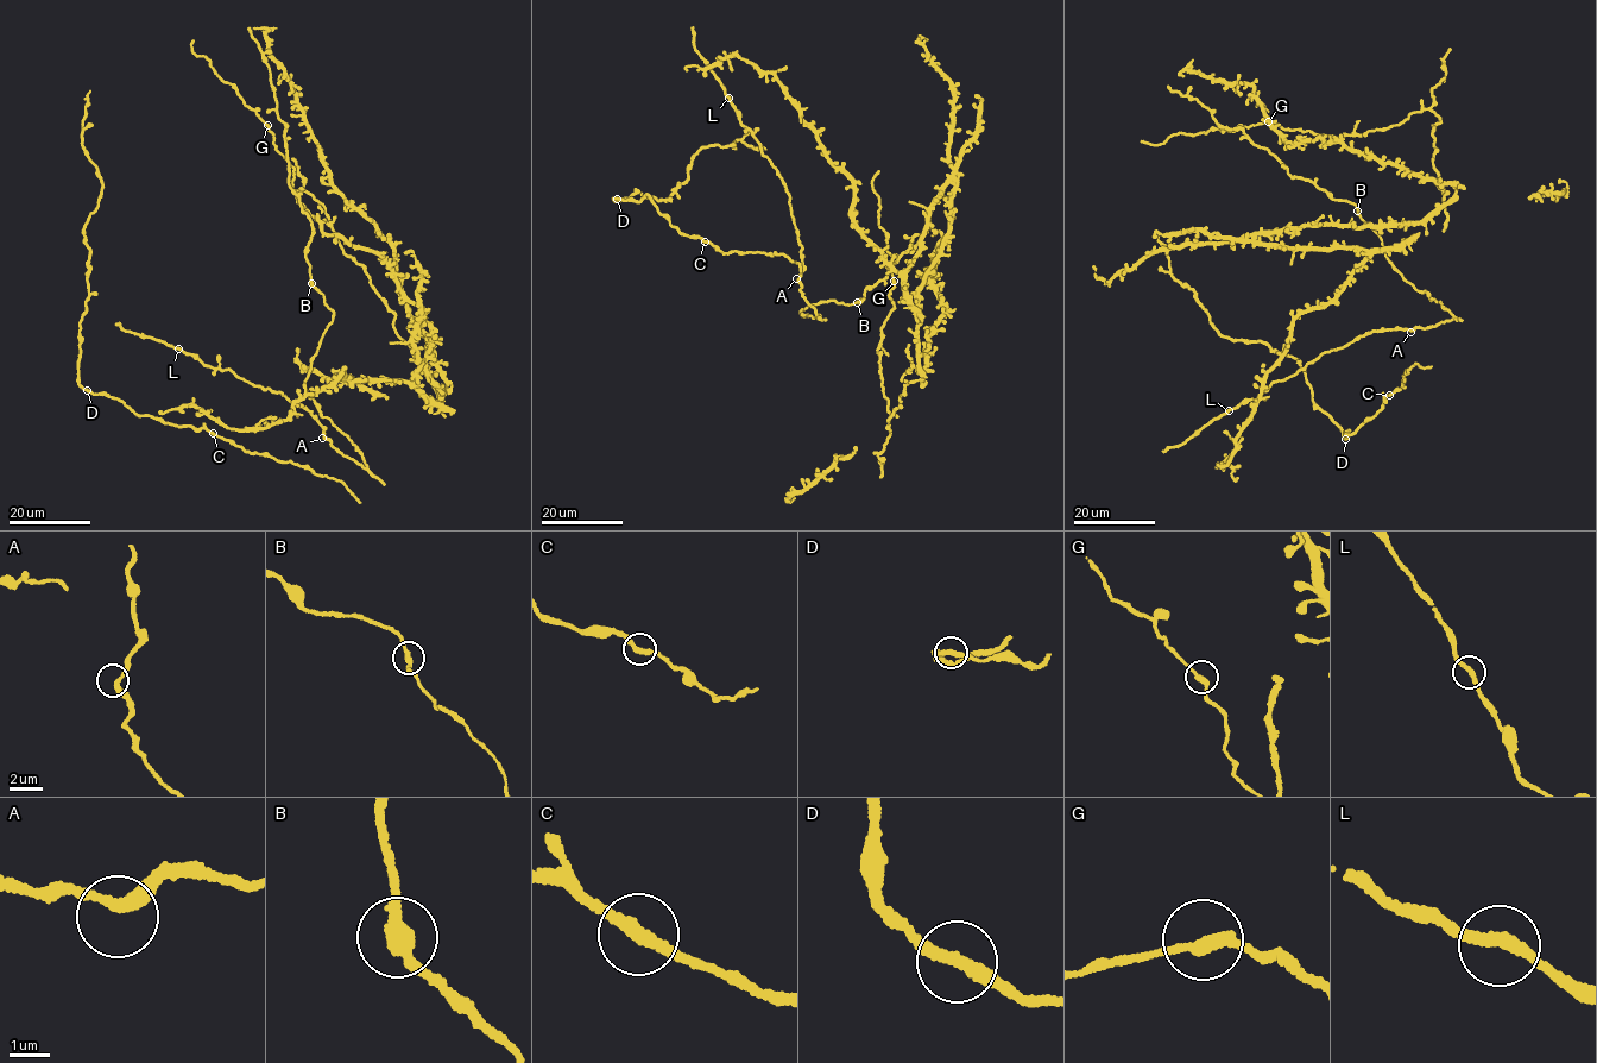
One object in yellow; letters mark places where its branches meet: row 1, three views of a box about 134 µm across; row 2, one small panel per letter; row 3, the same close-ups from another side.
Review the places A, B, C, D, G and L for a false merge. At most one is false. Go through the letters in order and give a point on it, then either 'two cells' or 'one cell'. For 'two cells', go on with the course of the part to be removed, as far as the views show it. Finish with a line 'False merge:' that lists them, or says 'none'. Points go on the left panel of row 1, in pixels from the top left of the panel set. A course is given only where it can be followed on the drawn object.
A: place (322, 438); one cell
B: place (311, 283); one cell
C: place (213, 433); one cell
D: place (87, 390); one cell
G: place (267, 125); one cell
L: place (178, 348); one cell
False merge: none

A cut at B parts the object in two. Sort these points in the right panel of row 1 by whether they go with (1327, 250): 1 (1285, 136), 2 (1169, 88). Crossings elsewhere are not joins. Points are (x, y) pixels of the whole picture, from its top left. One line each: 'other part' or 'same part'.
1: same part
2: other part

